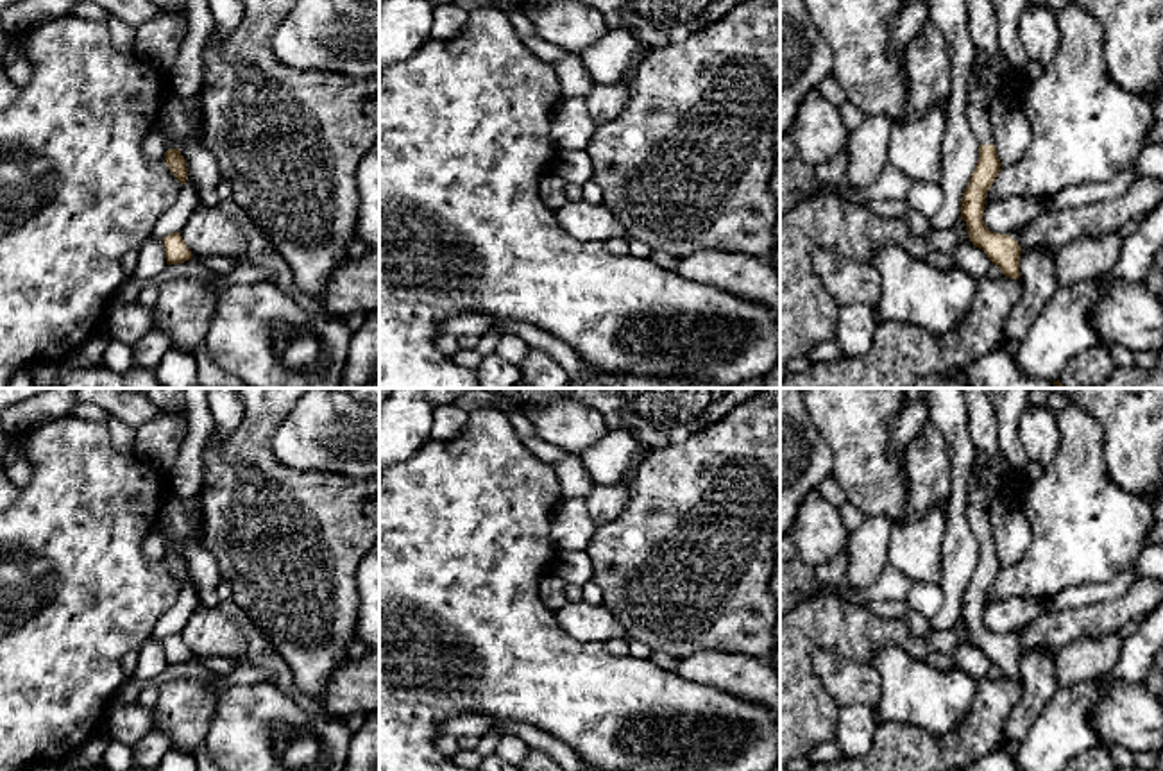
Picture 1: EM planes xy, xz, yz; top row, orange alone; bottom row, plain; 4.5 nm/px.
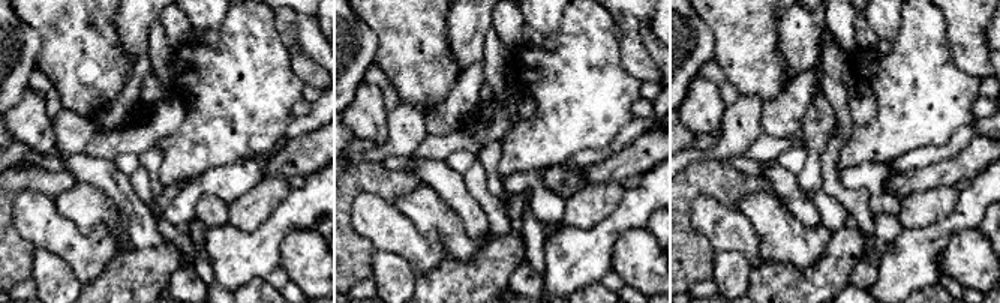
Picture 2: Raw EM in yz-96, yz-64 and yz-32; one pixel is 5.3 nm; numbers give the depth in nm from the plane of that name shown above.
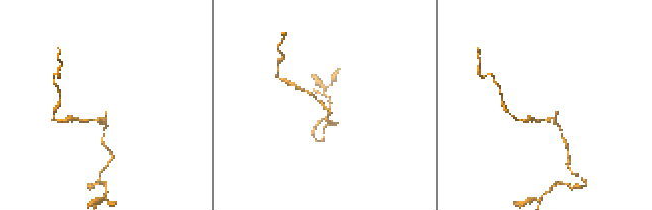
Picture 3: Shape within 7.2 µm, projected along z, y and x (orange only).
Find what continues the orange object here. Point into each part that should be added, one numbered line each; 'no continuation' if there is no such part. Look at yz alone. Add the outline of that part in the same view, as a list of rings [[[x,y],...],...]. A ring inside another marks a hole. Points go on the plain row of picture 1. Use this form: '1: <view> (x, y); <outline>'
1: yz (979, 499); [[[973,467],[966,487],[964,515],[979,546],[993,544],[989,510],[998,503],[997,494],[989,490],[982,474],[979,474]]]

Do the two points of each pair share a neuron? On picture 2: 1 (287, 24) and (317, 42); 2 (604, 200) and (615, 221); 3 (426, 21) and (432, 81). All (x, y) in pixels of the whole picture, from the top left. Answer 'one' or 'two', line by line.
1: one
2: two
3: one

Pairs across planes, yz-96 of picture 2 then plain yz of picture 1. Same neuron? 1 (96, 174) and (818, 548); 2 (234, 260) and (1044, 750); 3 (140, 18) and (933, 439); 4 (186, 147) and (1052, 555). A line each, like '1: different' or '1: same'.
1: same
2: same
3: same
4: same

